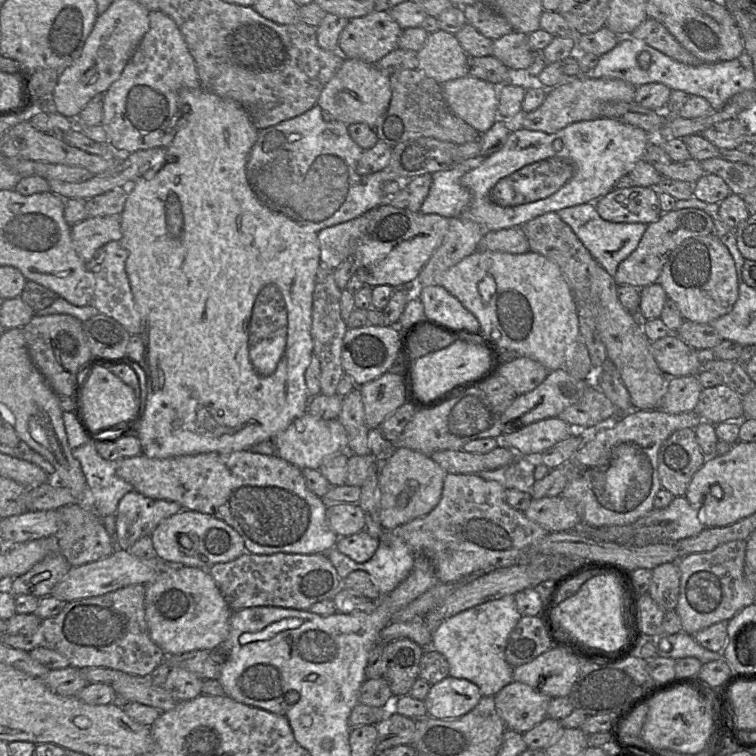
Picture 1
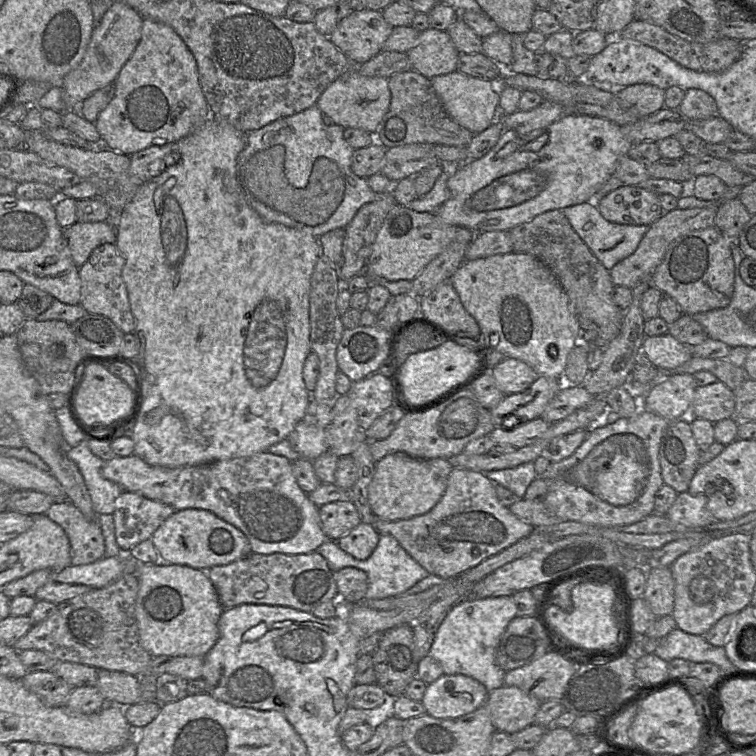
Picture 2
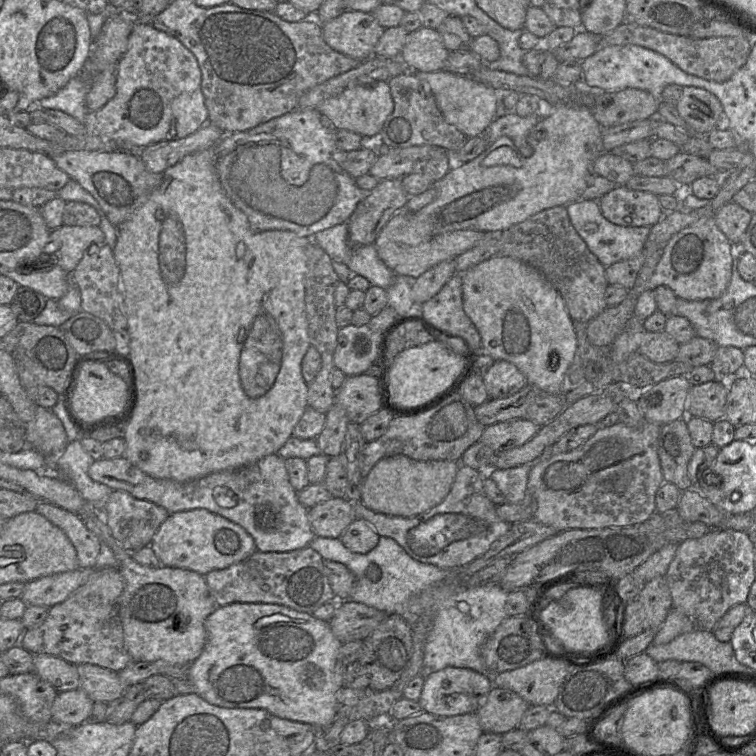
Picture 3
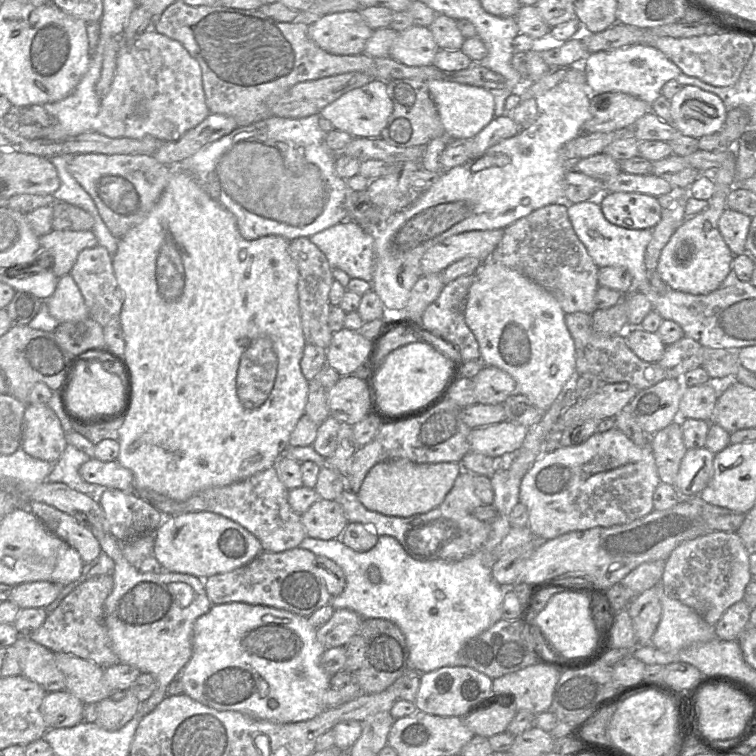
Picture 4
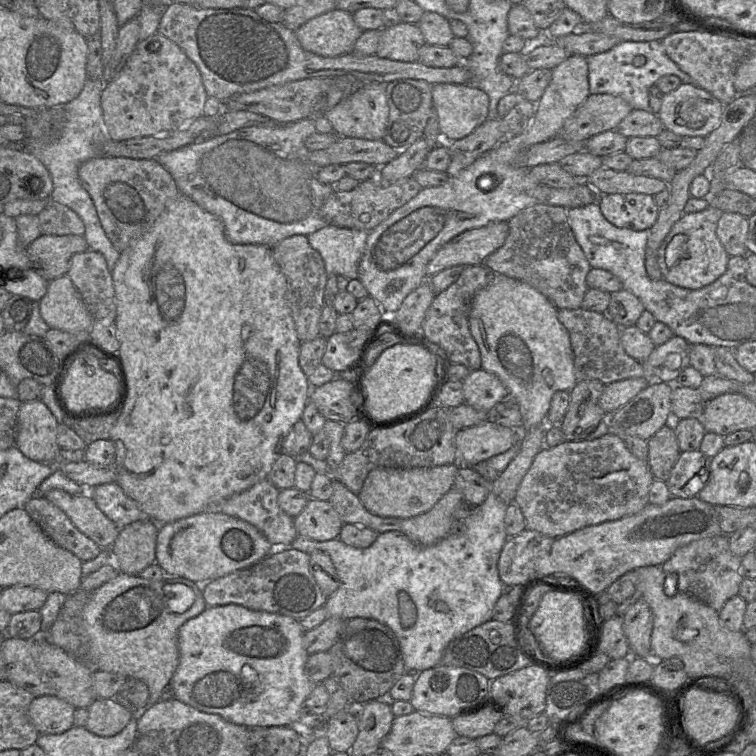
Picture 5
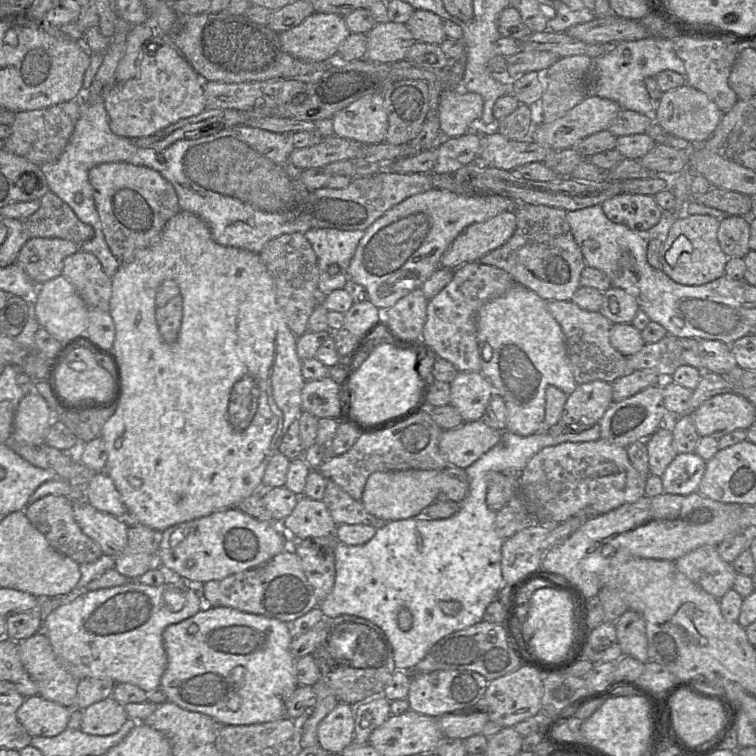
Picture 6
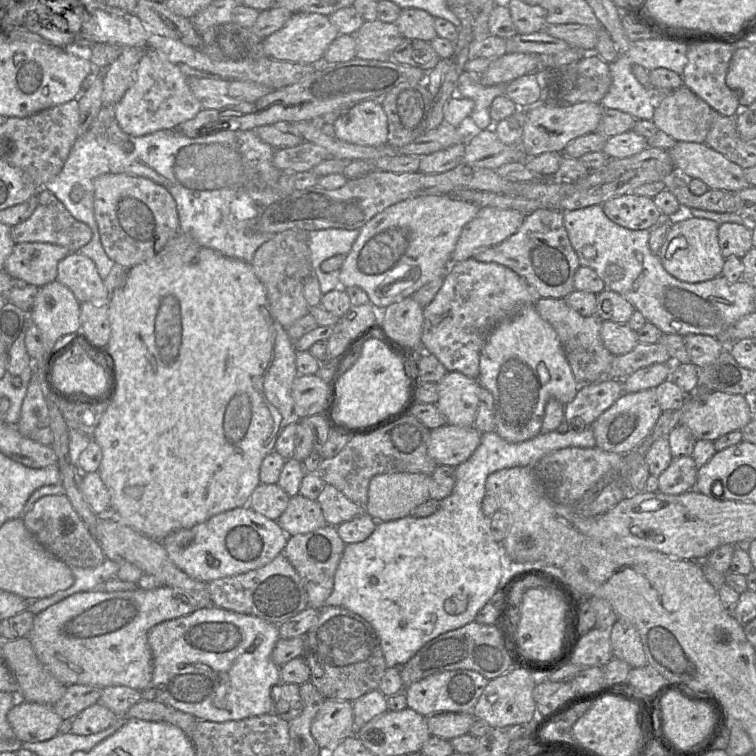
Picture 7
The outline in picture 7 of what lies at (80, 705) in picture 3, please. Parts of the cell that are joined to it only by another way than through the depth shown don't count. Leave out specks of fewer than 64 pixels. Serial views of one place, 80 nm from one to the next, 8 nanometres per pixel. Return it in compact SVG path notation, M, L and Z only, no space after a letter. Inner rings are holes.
M18 700L7 720L22 743L42 742L55 737L62 723L52 706Z

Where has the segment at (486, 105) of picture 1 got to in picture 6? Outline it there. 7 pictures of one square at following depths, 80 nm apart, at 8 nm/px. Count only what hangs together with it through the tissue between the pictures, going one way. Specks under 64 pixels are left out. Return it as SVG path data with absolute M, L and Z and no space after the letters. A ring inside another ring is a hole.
M444 88L439 99L438 117L443 138L466 134L474 120L480 120L484 101L481 95L461 88Z

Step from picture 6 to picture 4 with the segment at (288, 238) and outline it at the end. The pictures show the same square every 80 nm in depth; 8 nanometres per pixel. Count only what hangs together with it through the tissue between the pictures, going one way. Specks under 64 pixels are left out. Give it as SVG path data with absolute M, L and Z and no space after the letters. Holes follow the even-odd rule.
M299 237L289 241L289 253L294 260L298 272L298 296L302 330L306 344L312 344L328 349L333 332L328 326L328 316L331 309L329 293L334 281L332 268L325 254L309 239Z

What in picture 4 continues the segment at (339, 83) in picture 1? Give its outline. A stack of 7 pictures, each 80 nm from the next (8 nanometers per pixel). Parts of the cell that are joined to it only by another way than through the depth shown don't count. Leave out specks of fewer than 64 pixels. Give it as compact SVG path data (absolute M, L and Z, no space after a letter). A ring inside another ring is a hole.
M374 80L353 89L320 111L320 116L329 120L334 129L350 134L353 138L379 138L393 111L393 103L387 93L387 82Z

